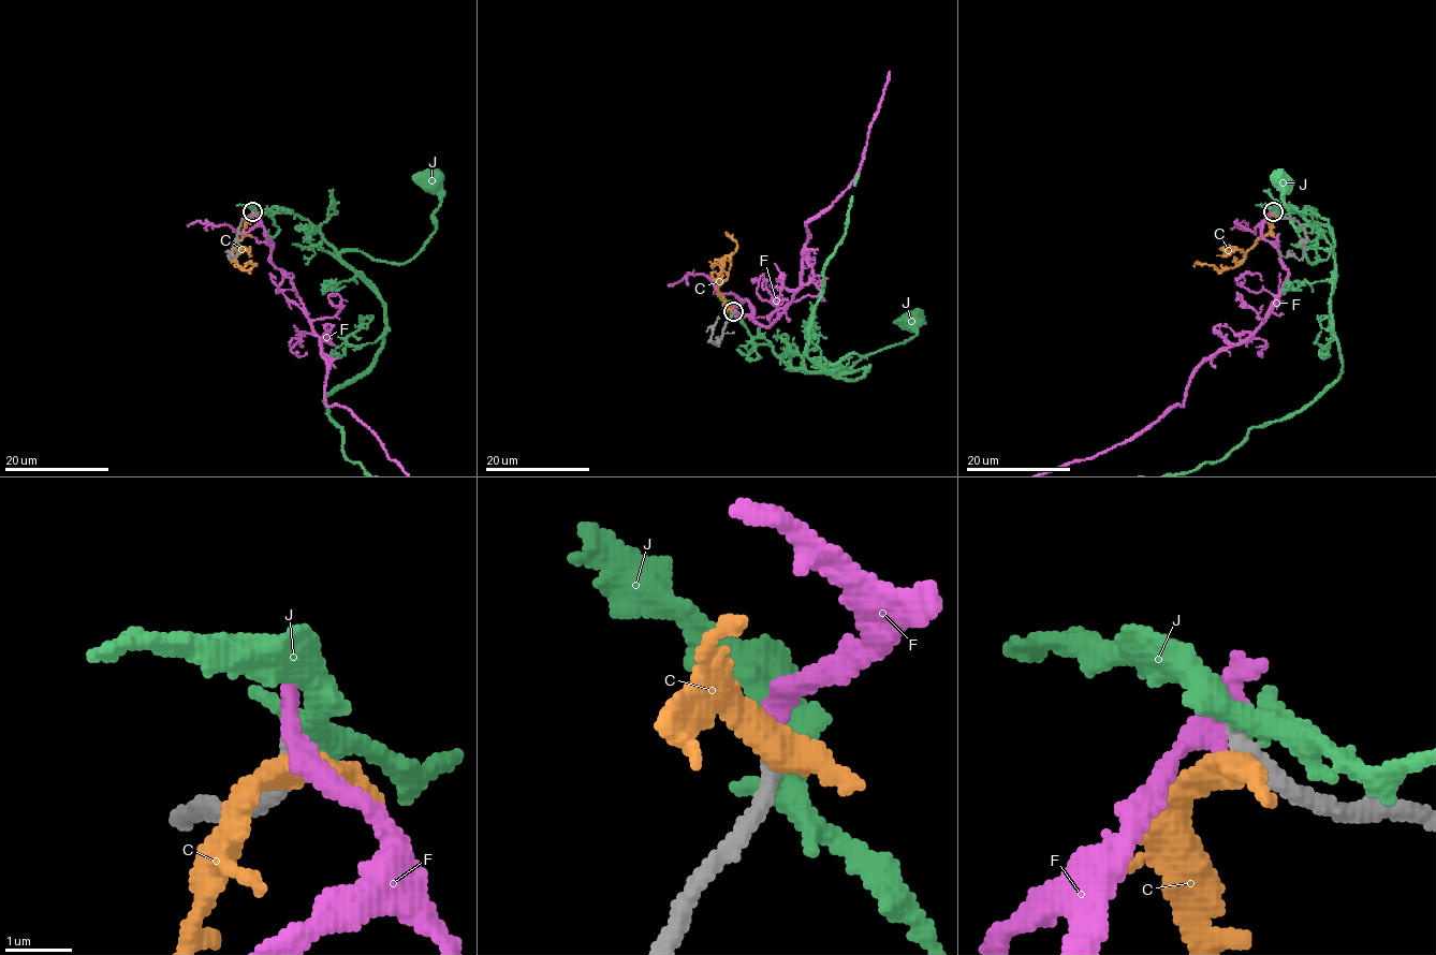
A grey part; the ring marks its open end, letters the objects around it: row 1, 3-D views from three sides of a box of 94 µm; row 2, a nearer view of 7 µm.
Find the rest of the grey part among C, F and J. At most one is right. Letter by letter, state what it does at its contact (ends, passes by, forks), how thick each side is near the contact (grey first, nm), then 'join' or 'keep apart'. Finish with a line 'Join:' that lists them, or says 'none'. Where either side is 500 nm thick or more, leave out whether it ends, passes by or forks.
C: it passes by | 320/360 nm | keep apart
F: it ends | 280/380 nm | join
J: it passes by | 320/320 nm | keep apart
Join: F

